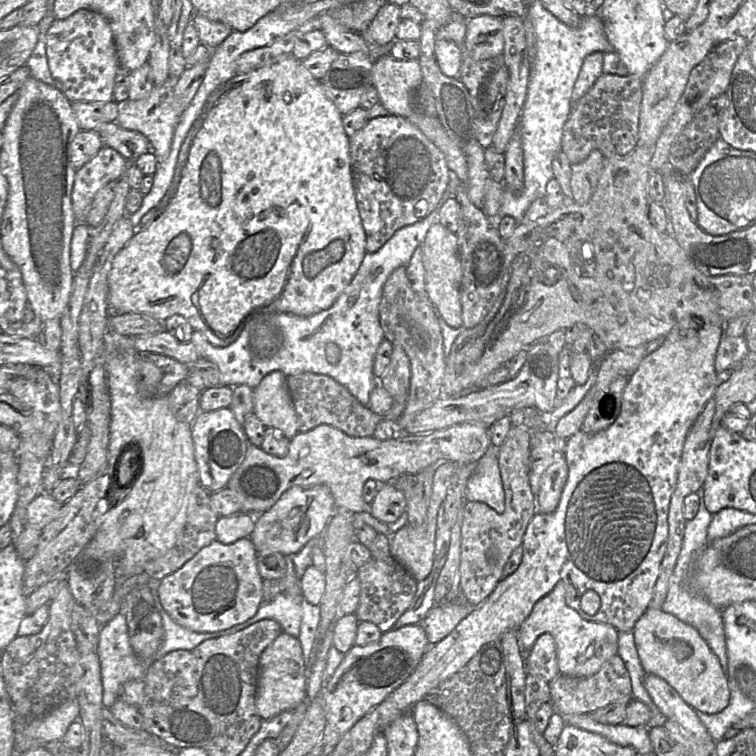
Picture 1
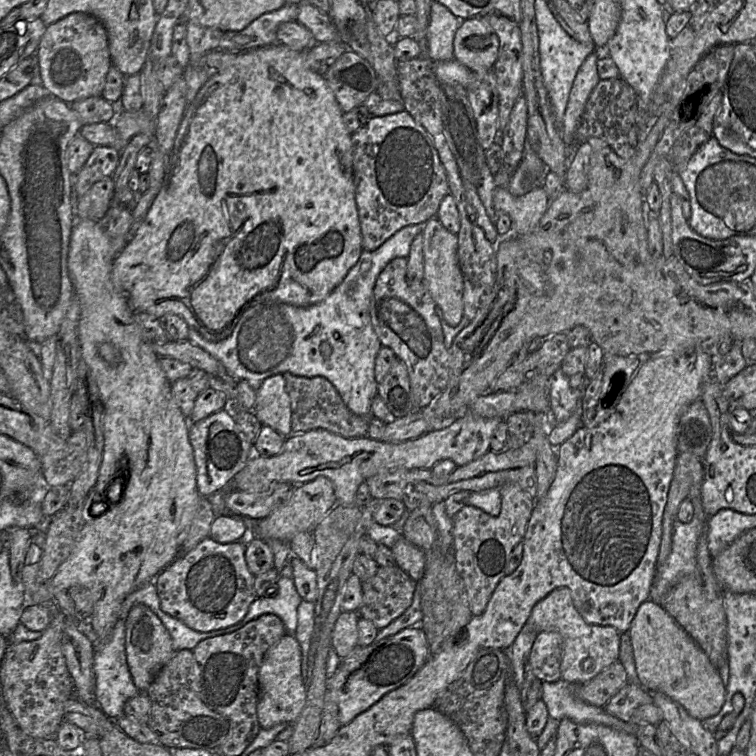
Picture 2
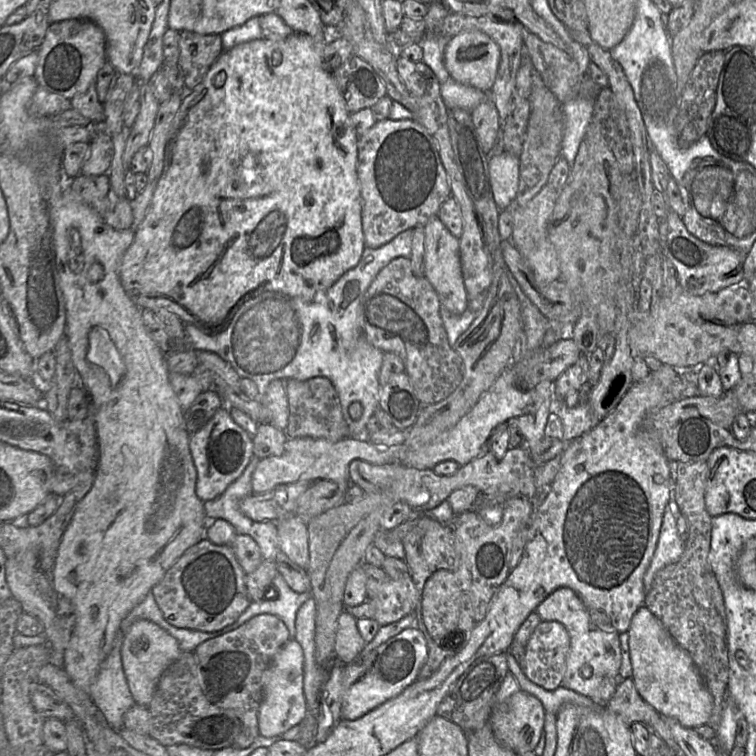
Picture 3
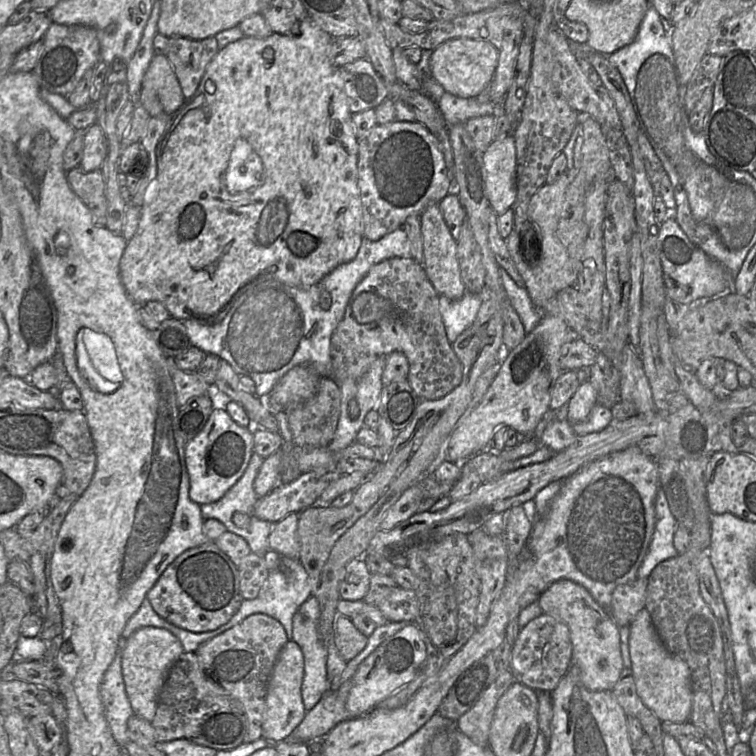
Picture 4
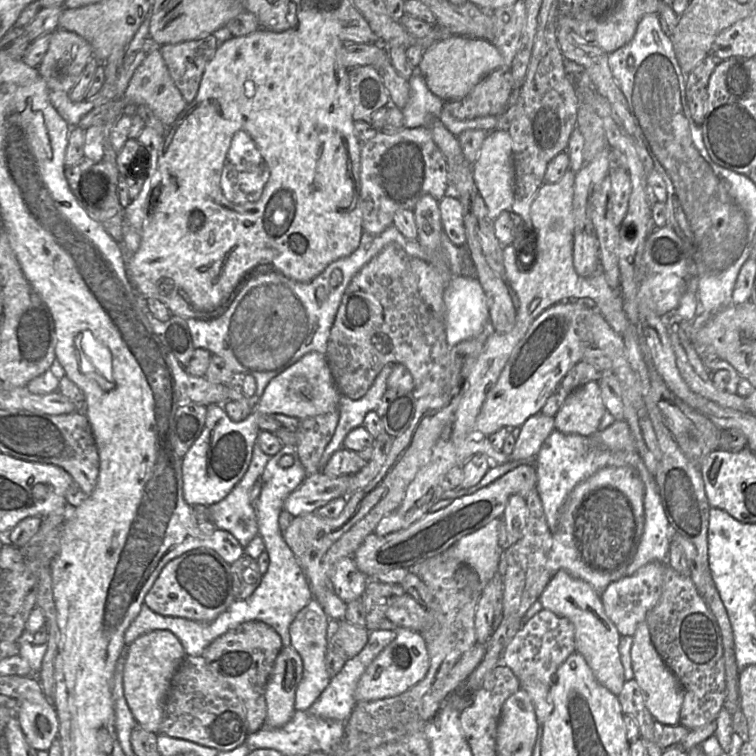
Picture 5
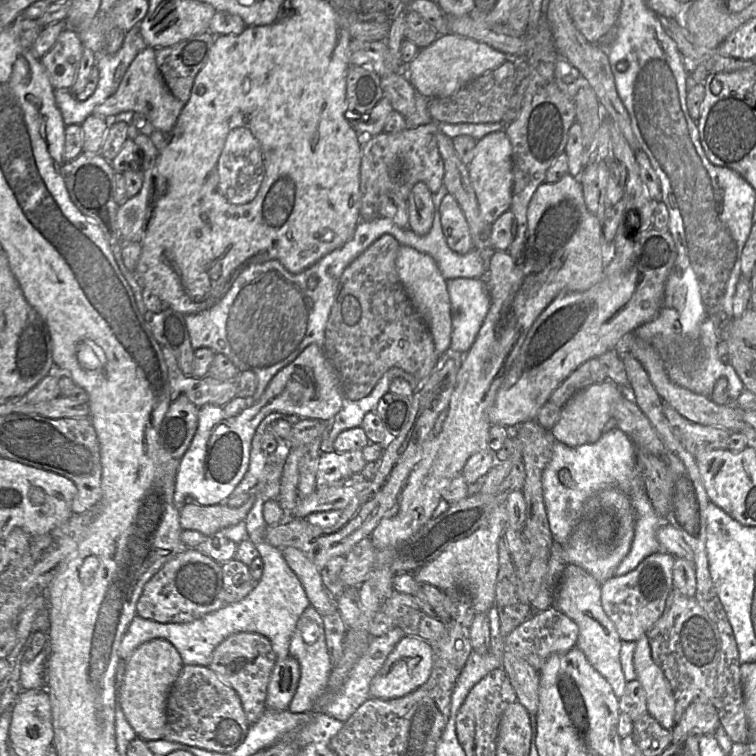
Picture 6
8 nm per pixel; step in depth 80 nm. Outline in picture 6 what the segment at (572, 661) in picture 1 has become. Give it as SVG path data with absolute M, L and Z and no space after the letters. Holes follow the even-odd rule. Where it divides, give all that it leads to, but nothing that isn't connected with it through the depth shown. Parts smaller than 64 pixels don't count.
M575 564L565 567L553 607L573 620L578 626L576 647L587 658L591 666L608 682L619 698L626 684L620 663L621 639L601 605L601 584L586 570Z

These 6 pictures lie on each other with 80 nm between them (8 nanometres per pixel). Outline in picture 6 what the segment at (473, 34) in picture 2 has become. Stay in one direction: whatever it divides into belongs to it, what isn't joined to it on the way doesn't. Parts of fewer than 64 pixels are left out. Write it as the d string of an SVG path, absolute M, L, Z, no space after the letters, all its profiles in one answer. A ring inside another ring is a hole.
M453 33L439 35L426 48L420 49L416 57L404 68L415 90L427 97L448 97L465 87L476 78L501 66L510 58L489 45Z

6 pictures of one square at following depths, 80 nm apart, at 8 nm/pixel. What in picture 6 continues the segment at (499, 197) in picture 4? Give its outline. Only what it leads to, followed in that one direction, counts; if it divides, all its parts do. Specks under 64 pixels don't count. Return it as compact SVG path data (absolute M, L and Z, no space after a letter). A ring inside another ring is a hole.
M505 131L488 134L480 139L468 164L469 177L475 191L483 220L492 225L501 214L510 210L513 190L512 146Z

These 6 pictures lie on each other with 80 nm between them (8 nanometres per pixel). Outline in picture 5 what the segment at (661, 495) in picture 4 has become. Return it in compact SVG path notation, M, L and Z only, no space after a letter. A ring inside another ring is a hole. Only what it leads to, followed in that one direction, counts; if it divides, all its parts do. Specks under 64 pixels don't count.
M649 474L649 480L643 484L644 529L635 556L625 571L626 576L650 562L666 561L672 539L655 477Z

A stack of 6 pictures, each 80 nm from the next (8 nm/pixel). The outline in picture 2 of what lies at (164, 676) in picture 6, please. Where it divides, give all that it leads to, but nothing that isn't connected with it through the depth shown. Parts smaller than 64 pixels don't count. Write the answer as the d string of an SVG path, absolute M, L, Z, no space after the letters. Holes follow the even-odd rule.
M143 604L134 605L125 620L125 652L133 682L139 692L147 692L161 668L175 650L169 632L158 616Z

